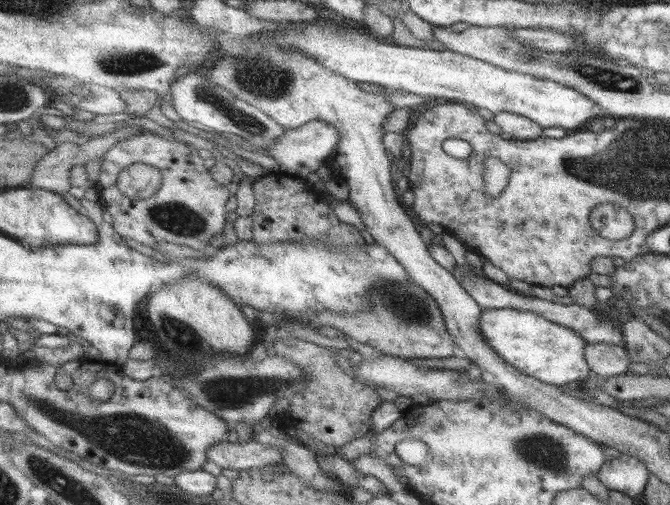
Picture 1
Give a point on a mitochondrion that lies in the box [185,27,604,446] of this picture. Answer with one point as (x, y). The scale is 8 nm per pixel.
(263, 77)

